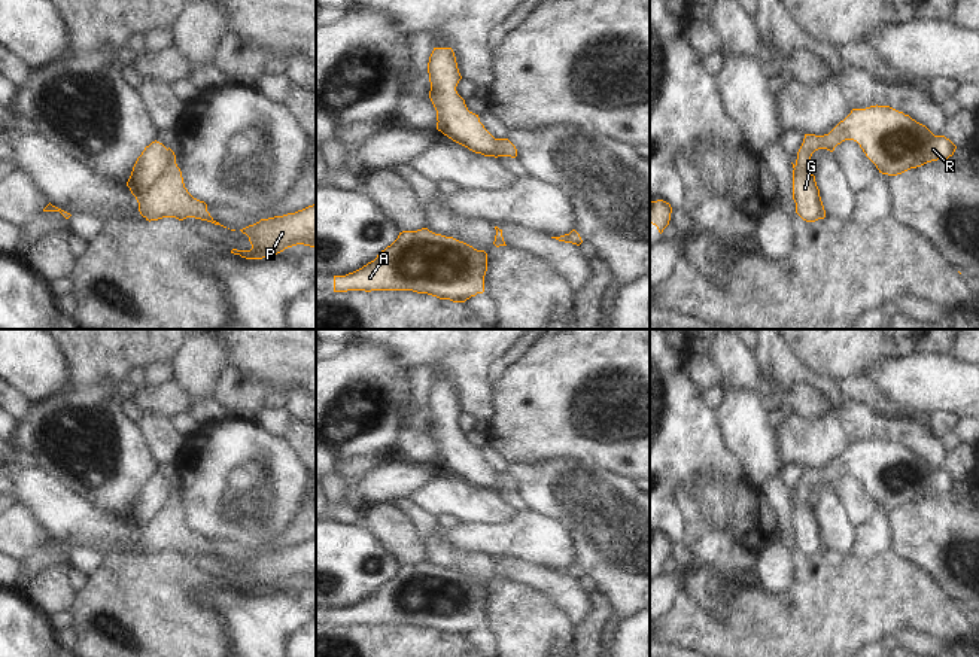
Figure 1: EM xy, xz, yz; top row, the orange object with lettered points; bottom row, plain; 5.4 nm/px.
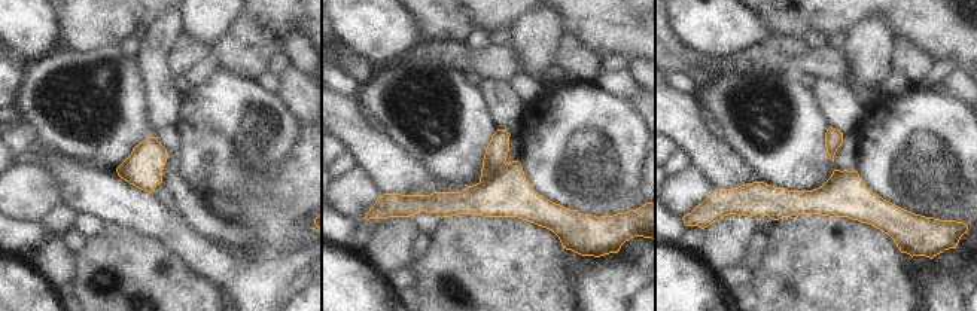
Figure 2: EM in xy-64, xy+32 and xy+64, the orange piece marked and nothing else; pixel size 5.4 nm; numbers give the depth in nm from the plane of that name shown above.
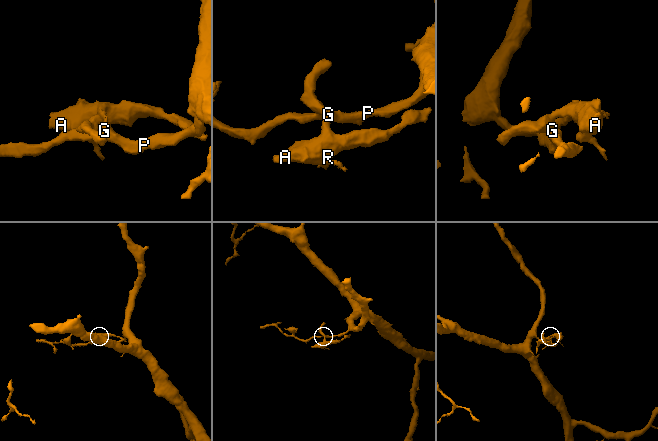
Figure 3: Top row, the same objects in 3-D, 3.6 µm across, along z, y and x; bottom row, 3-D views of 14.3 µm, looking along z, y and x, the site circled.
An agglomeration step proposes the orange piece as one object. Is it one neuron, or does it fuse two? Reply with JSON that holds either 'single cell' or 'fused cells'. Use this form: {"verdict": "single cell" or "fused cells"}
{"verdict": "fused cells"}

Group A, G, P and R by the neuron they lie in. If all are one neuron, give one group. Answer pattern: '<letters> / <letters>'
A R / G P

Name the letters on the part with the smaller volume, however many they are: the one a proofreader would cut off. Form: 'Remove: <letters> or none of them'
Remove: A, R

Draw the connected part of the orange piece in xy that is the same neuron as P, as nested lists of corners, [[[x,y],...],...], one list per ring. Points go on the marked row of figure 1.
[[[316,203],[295,213],[261,219],[240,231],[249,237],[252,249],[232,249],[231,253],[246,259],[262,259],[297,244],[316,247]]]

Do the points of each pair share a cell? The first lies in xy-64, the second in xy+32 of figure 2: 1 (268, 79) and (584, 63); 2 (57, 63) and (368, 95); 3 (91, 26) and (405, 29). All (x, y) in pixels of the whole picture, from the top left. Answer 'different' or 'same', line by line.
1: different
2: same
3: different

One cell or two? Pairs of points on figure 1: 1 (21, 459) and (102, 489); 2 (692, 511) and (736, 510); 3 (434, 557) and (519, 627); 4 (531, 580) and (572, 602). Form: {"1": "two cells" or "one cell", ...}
{"1": "two cells", "2": "two cells", "3": "one cell", "4": "one cell"}

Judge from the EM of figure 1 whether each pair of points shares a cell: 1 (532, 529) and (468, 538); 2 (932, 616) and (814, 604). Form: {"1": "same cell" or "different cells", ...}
{"1": "same cell", "2": "same cell"}

